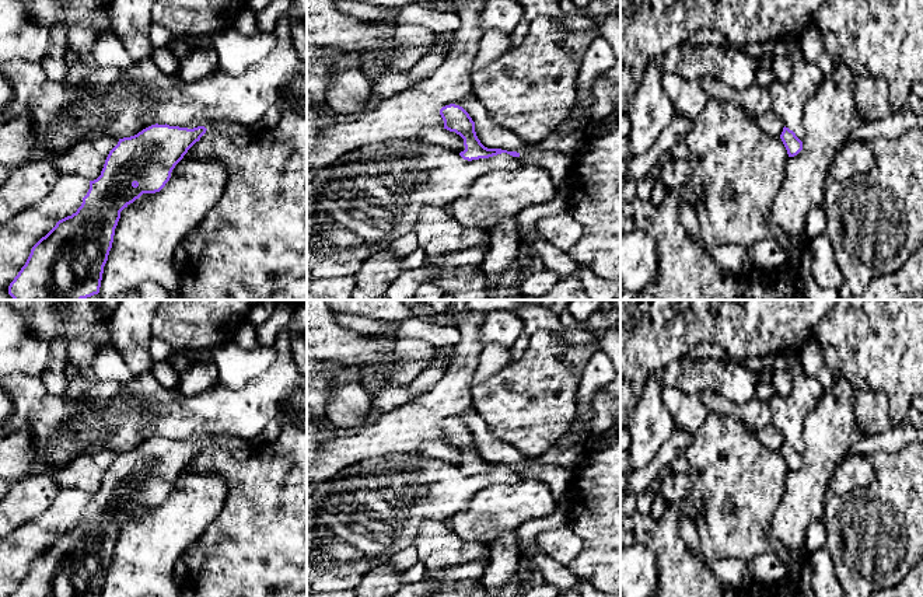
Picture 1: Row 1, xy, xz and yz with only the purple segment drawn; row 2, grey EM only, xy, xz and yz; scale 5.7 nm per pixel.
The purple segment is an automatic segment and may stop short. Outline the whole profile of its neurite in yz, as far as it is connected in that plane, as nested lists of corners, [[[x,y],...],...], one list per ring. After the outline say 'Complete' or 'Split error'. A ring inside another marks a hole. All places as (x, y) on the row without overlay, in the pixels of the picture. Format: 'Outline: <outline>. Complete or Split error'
Outline: [[[786,440],[783,441],[780,453],[787,464],[789,471],[794,471],[803,464],[803,455]]]. Complete

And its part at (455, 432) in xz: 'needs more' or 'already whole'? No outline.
already whole

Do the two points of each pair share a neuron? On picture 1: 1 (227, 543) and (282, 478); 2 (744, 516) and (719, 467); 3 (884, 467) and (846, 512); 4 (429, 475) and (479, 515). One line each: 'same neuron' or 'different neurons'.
1: same neuron
2: same neuron
3: same neuron
4: different neurons

